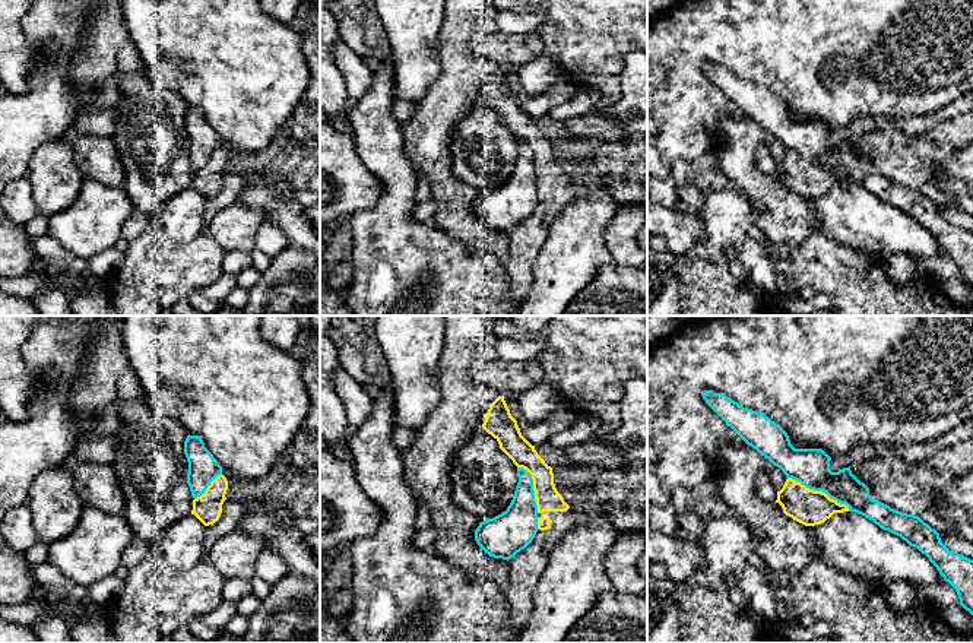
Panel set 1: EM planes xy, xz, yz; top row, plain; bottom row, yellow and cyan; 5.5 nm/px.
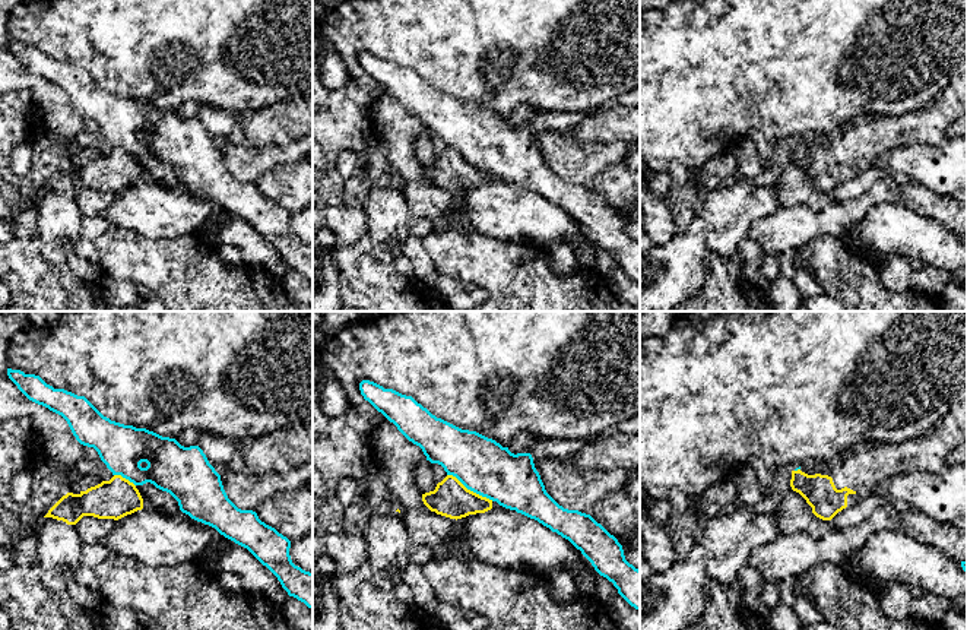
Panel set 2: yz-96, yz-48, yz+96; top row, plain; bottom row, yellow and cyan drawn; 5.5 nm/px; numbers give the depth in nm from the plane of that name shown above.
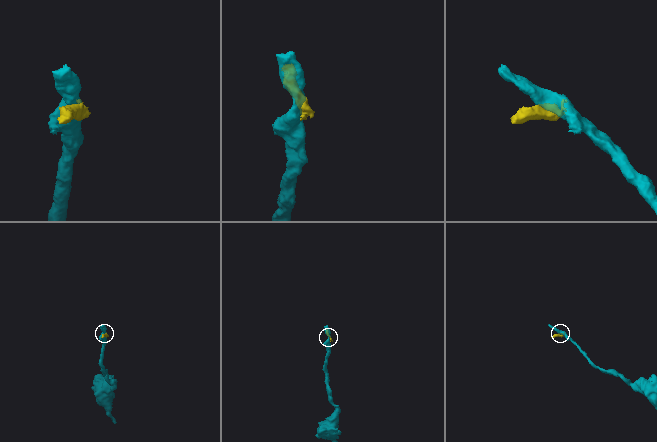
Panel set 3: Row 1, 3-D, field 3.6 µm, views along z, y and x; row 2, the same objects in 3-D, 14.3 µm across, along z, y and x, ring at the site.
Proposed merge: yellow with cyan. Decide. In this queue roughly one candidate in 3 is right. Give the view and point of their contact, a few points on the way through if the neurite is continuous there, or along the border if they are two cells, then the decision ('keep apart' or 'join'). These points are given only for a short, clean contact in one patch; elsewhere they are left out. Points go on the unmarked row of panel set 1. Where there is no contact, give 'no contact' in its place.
yz (820, 164) | along yz (788, 149), (810, 161), (824, 164), (843, 176), (849, 183) | keep apart

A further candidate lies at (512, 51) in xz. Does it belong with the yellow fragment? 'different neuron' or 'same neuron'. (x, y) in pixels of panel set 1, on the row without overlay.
different neuron

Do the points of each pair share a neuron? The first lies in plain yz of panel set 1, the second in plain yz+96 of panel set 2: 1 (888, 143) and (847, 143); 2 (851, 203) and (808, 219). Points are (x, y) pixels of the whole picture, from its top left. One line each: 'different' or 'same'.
1: same
2: different

